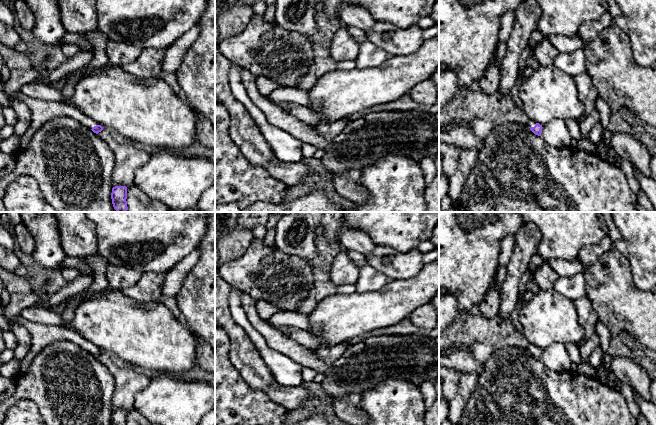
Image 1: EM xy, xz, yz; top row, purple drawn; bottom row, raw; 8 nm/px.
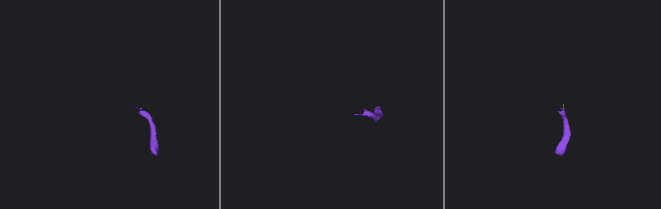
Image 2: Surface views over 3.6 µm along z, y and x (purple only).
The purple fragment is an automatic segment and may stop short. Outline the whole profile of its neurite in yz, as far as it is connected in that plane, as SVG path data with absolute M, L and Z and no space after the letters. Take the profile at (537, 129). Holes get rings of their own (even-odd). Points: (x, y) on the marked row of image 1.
M528 120L528 126L530 128L530 130L538 135L538 136L541 136L541 132L542 132L542 125L540 125L539 123L536 123L535 121L533 120Z

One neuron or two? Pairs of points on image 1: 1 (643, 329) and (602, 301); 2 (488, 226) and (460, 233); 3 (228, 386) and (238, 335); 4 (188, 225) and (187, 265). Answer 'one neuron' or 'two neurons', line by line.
1: one neuron
2: one neuron
3: two neurons
4: two neurons

